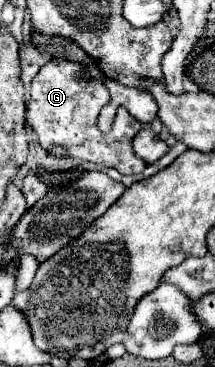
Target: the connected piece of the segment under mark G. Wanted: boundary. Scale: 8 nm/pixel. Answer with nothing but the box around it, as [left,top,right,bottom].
[26,59,146,175]

